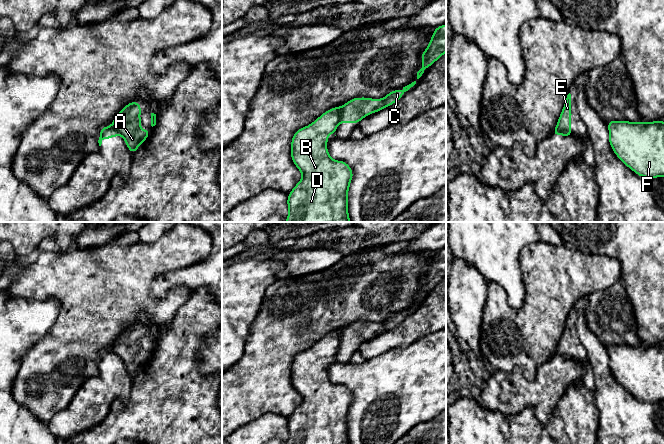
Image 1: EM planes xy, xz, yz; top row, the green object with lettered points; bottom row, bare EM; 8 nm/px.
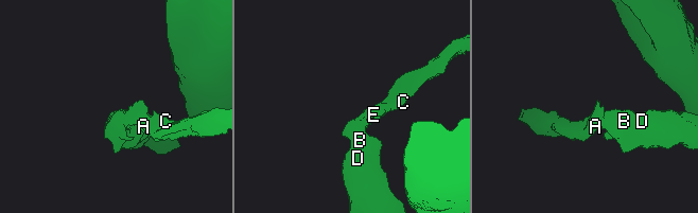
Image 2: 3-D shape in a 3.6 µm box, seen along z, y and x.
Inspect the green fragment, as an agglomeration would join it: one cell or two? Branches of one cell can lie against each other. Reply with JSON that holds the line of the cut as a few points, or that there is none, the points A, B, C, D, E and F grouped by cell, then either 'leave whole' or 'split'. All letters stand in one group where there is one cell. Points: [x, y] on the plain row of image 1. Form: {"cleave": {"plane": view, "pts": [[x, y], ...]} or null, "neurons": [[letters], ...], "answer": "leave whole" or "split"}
{"cleave": {"plane": "xz", "pts": [[342, 330], [338, 345]]}, "neurons": [["A", "C", "E"], ["B", "D", "F"]], "answer": "split"}

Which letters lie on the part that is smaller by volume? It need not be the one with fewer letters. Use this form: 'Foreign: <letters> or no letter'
Foreign: A, C, E

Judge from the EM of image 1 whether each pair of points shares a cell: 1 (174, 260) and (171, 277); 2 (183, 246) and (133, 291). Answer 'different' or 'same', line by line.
1: different
2: same

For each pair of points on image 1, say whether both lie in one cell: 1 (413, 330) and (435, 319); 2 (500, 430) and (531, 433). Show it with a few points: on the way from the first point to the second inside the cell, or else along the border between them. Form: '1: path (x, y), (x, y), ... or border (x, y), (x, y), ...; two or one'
1: path (418, 325), (423, 320), (430, 319); one
2: path (508, 433), (523, 433); one

